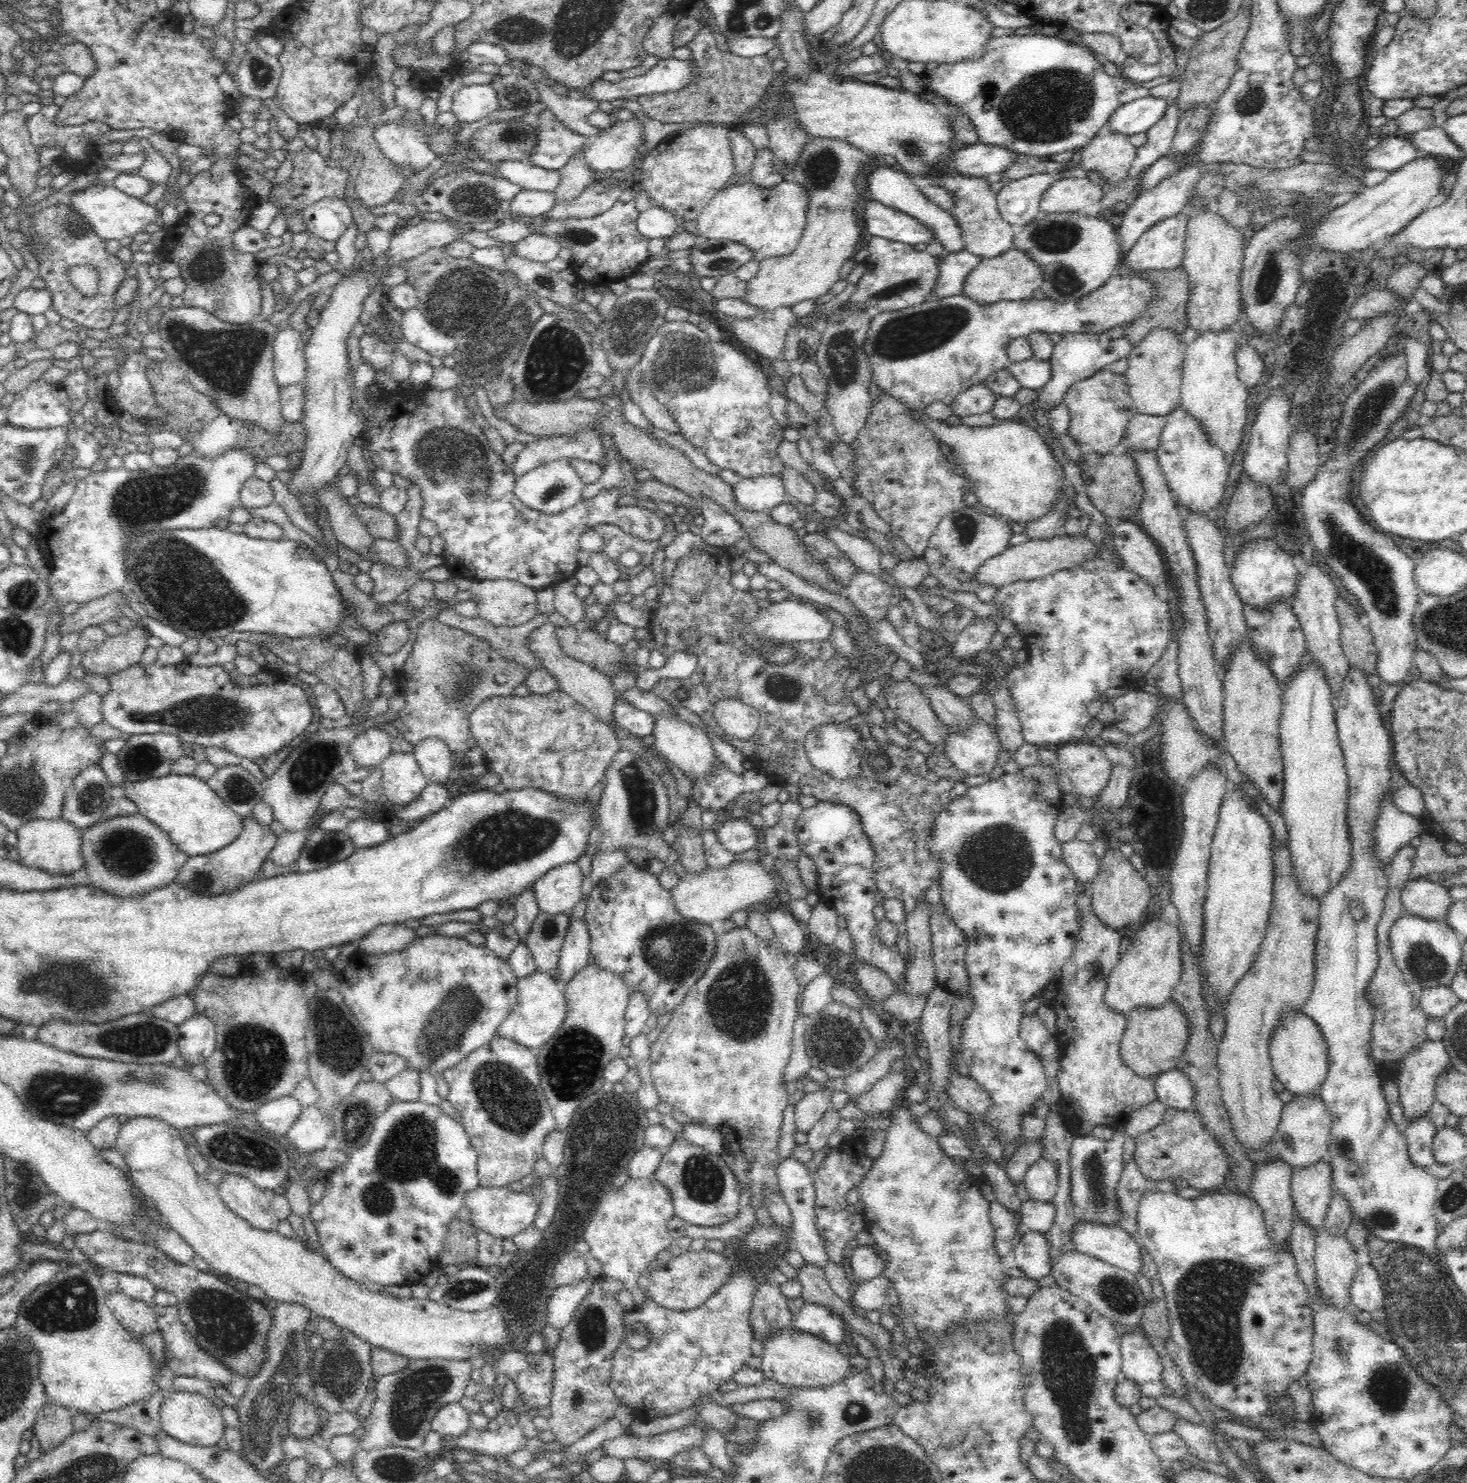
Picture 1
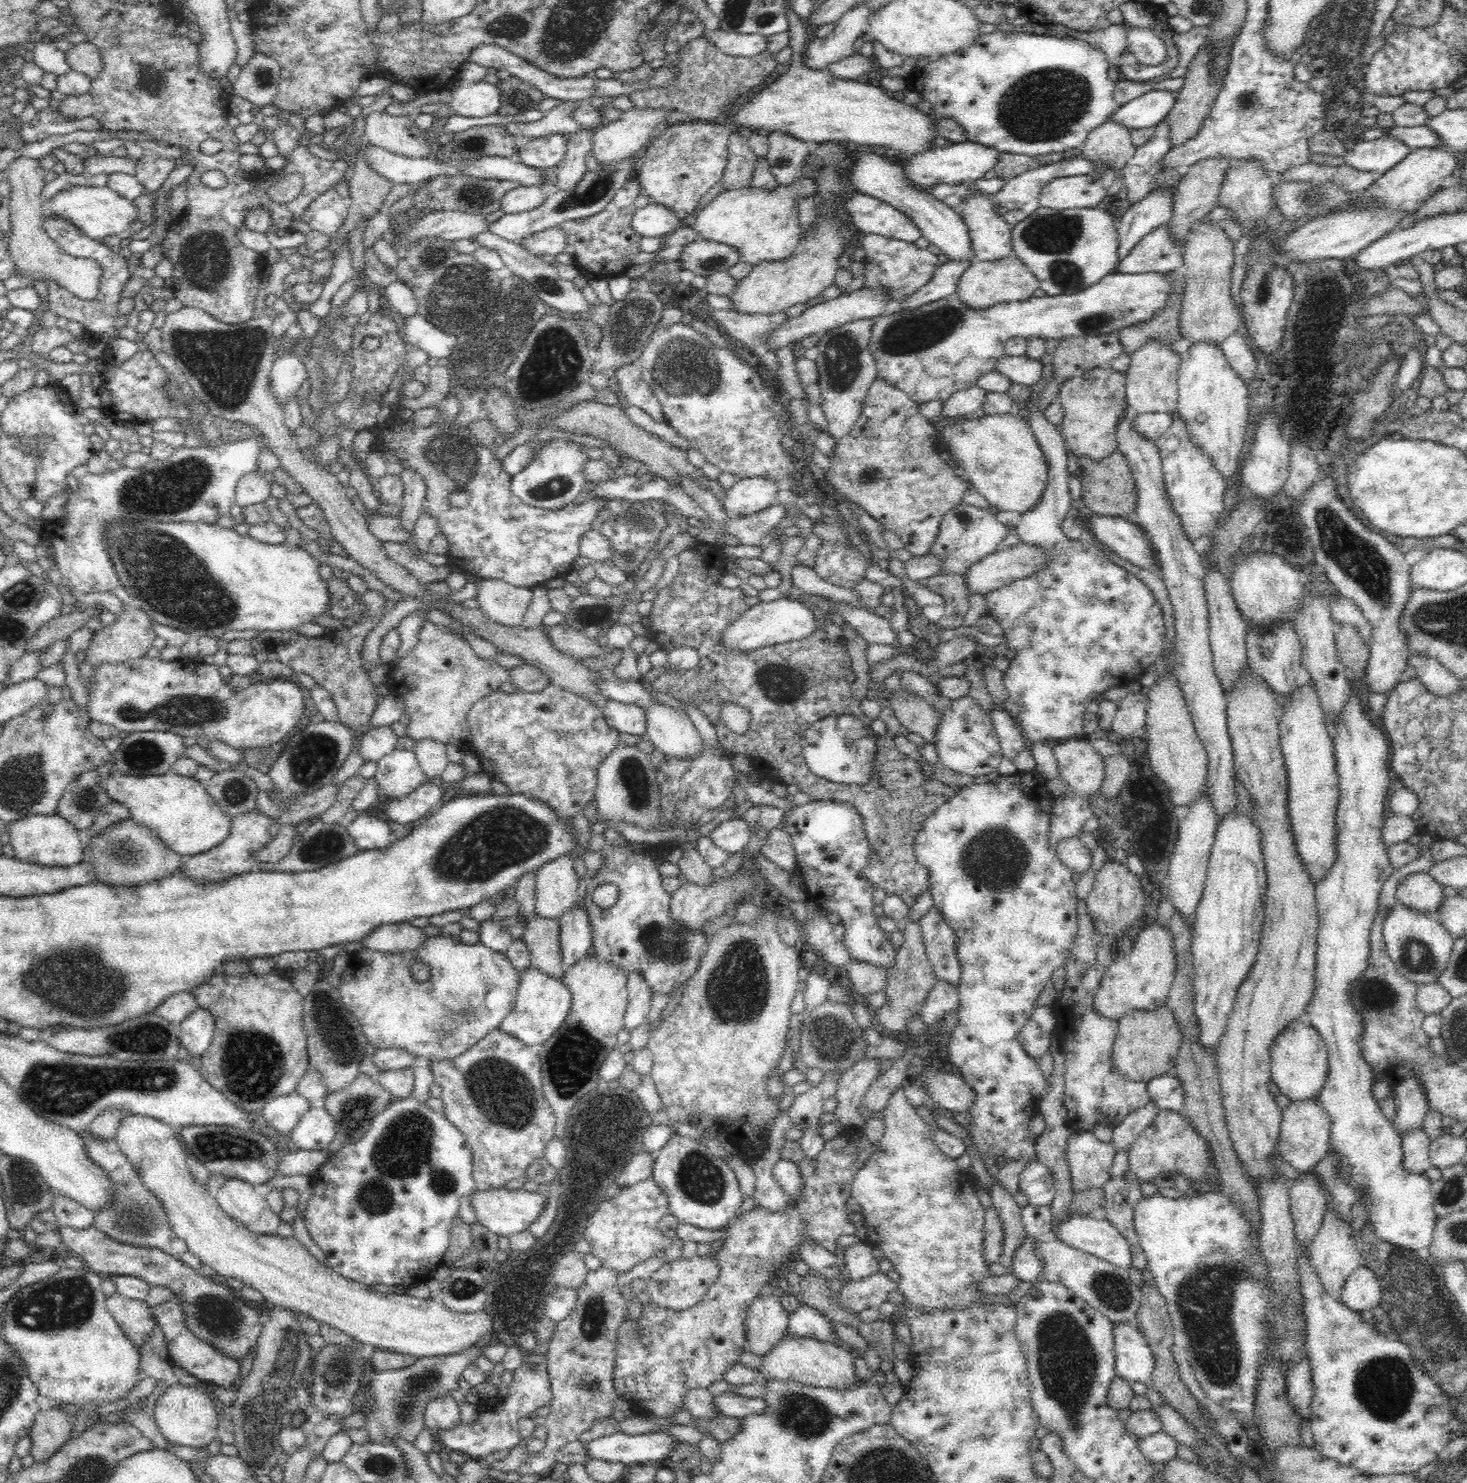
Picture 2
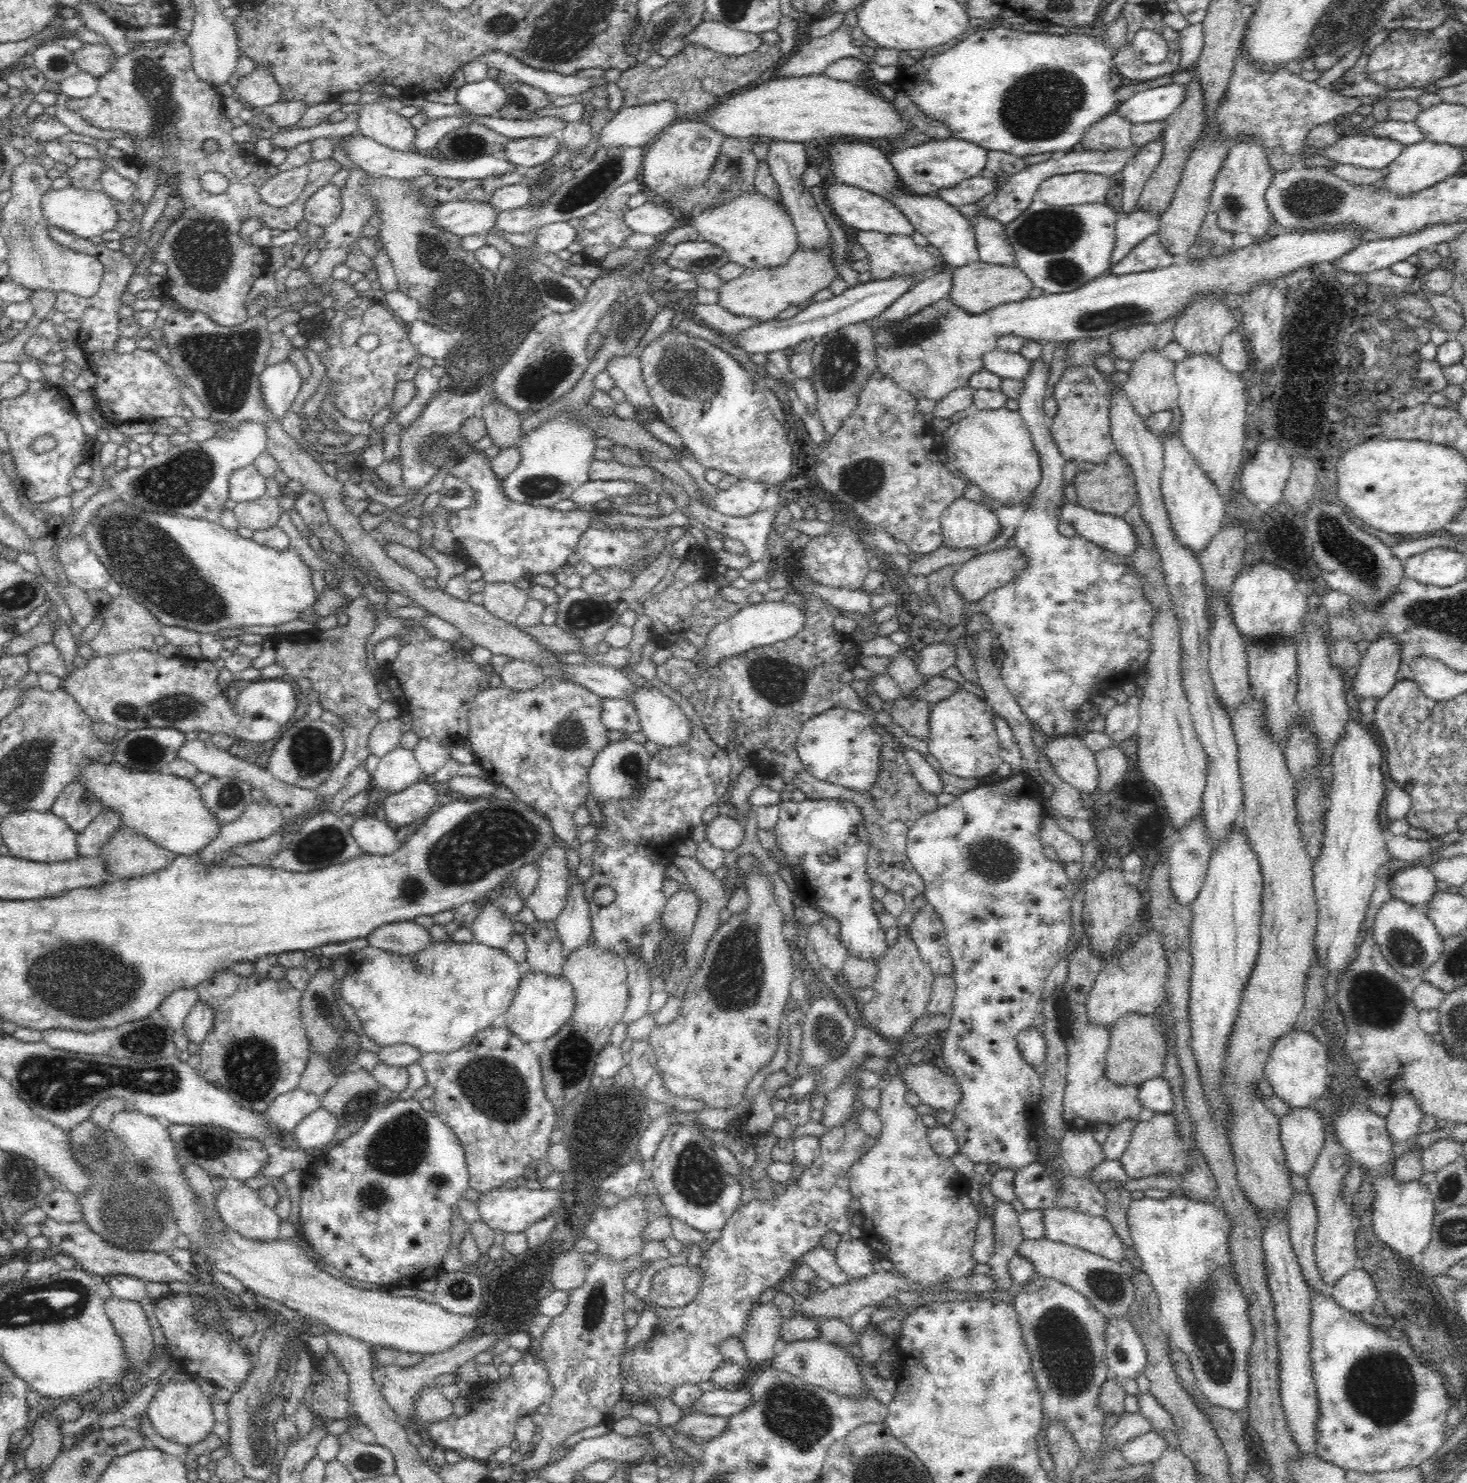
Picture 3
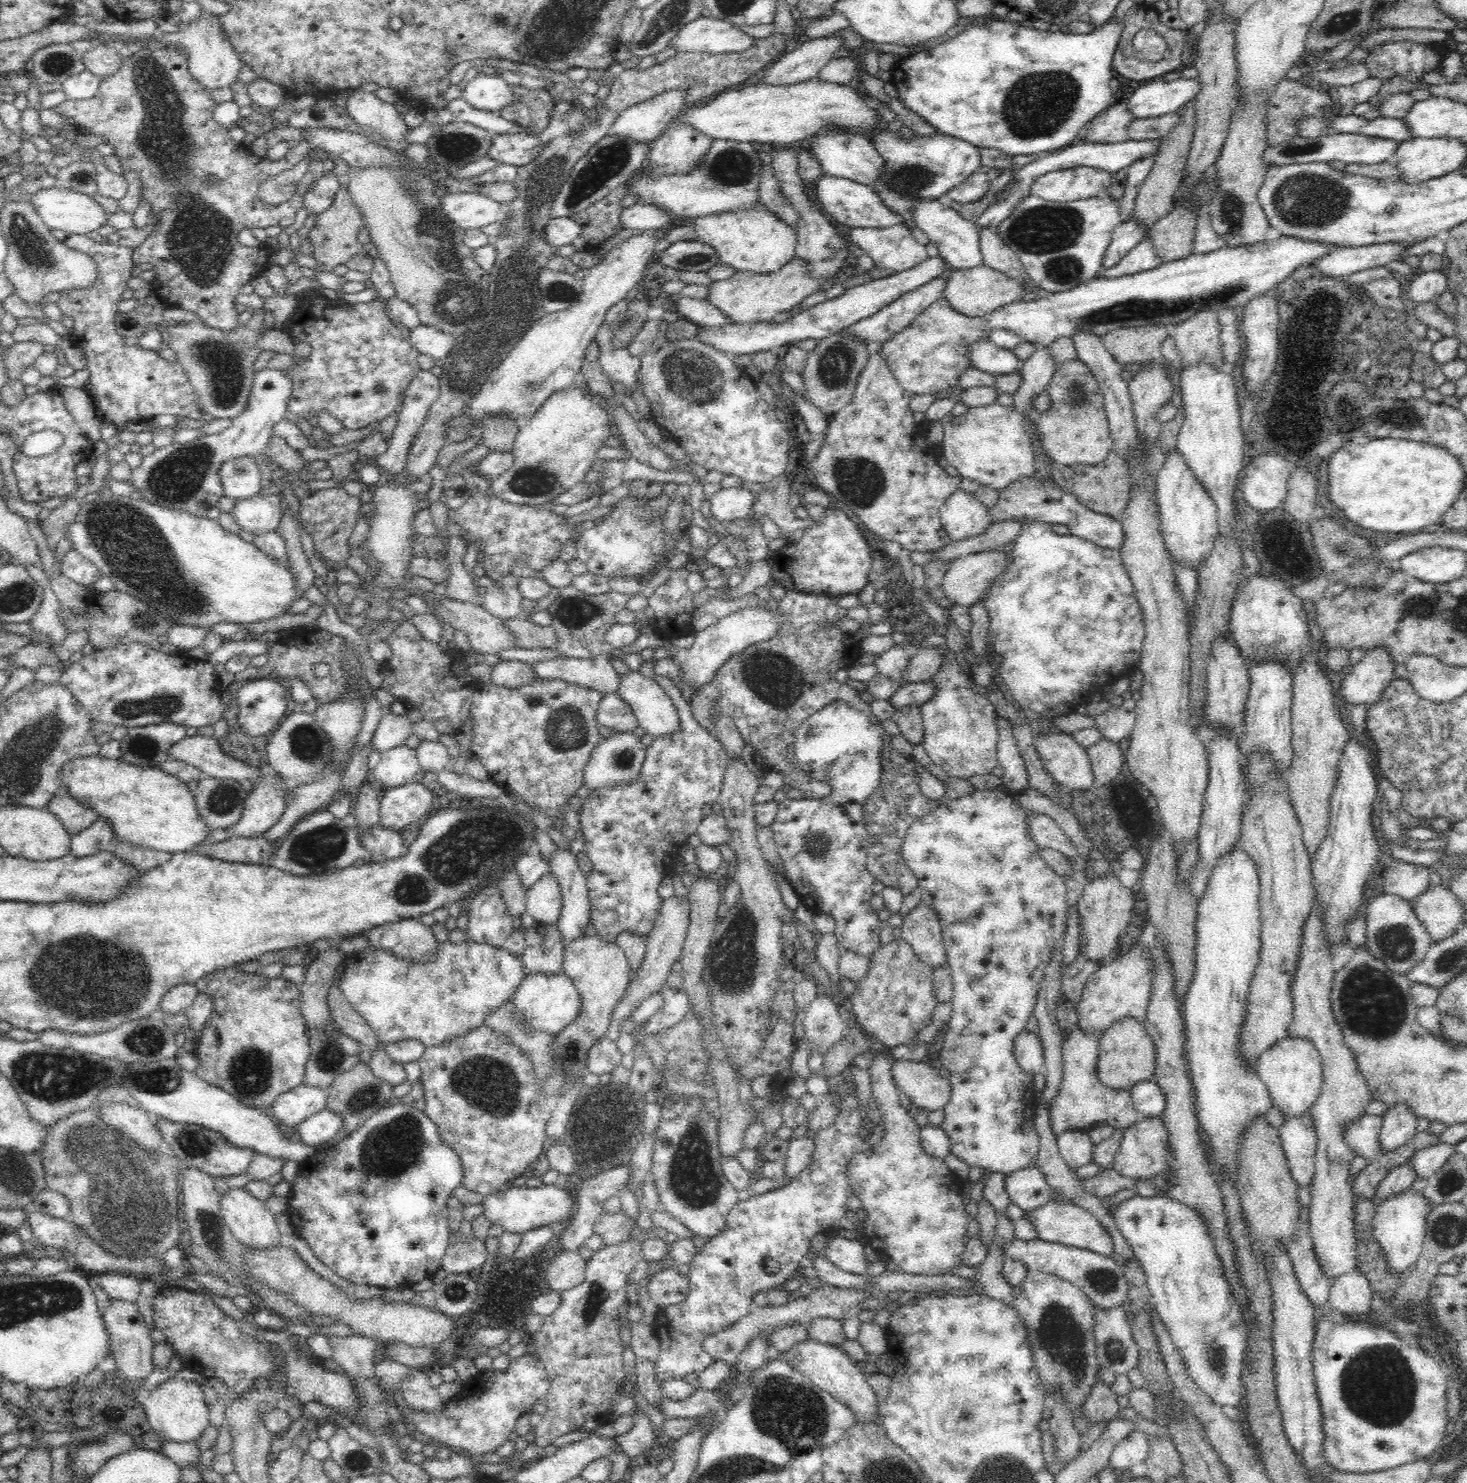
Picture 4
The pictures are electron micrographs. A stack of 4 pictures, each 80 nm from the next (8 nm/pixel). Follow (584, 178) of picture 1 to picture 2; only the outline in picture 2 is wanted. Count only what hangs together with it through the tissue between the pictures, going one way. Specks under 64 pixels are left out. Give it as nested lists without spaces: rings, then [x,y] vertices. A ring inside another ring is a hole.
[[[582,130],[578,134],[568,135],[570,144],[566,158],[555,172],[557,180],[554,192],[576,192],[576,188],[584,182],[584,176],[588,174],[586,159],[591,152],[593,132]]]

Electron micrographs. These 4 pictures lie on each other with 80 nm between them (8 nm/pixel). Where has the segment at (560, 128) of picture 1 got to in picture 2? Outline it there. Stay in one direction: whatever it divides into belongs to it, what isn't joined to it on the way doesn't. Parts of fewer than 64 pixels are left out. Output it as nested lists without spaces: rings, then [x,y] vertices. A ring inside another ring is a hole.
[[[548,134],[524,141],[518,152],[518,160],[526,166],[542,170],[556,170],[566,158],[570,139],[564,134]]]

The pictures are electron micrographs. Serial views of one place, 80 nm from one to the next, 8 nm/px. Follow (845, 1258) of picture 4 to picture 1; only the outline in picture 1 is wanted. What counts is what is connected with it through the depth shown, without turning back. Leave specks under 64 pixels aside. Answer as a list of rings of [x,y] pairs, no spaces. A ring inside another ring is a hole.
[[[860,1245],[854,1249],[854,1254],[850,1258],[850,1276],[856,1284],[864,1284],[869,1280],[882,1276],[887,1265],[871,1247]]]

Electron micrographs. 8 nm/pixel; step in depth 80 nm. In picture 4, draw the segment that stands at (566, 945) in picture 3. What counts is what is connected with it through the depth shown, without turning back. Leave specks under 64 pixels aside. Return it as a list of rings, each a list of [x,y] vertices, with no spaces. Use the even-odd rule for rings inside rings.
[[[568,850],[559,851],[551,858],[550,866],[561,886],[563,905],[555,925],[564,946],[586,935],[590,929],[591,906],[587,879],[580,871],[577,855]]]

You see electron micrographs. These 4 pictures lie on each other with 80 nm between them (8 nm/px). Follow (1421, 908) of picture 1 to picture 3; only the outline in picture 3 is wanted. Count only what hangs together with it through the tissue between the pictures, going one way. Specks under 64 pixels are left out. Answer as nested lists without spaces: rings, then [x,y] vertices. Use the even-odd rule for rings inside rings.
[[[1409,865],[1391,878],[1393,897],[1414,906],[1426,907],[1438,892],[1431,870]]]

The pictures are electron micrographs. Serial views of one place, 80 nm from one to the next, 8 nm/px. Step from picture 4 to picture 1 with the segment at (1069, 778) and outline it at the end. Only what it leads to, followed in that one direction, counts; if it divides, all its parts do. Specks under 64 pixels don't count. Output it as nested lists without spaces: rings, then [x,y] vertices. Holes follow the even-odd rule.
[[[1086,740],[1055,749],[1059,772],[1071,780],[1071,798],[1078,795],[1098,798],[1107,787],[1114,766],[1099,741],[1093,743]]]

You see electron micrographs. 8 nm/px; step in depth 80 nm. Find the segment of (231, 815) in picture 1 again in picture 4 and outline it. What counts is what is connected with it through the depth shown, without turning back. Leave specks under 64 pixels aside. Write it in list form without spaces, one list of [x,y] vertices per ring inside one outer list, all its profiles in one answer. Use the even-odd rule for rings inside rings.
[[[98,755],[68,763],[61,772],[61,779],[80,802],[91,806],[99,816],[111,822],[113,838],[117,840],[143,844],[175,855],[192,851],[212,832],[186,782],[161,768],[142,768],[122,759],[111,760]]]

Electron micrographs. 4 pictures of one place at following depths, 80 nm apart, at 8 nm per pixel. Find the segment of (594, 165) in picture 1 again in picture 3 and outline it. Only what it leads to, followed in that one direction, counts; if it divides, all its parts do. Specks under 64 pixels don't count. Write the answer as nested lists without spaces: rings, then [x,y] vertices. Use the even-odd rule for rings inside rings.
[[[672,102],[625,107],[600,130],[598,149],[646,149],[662,130],[675,123],[675,105]]]

